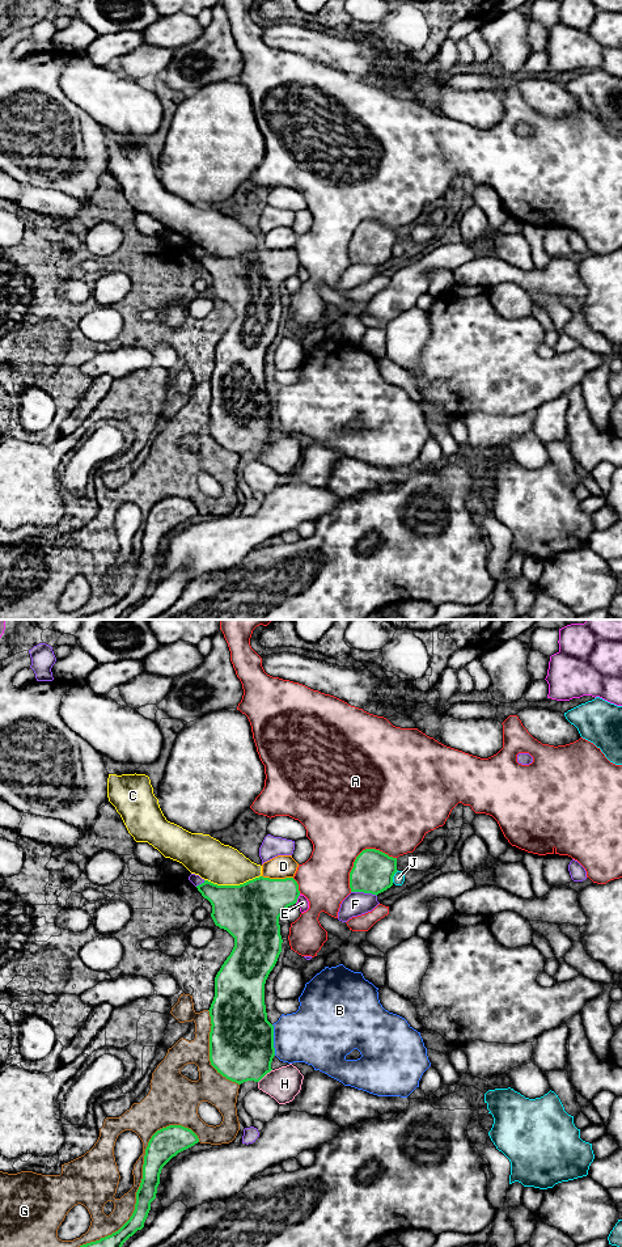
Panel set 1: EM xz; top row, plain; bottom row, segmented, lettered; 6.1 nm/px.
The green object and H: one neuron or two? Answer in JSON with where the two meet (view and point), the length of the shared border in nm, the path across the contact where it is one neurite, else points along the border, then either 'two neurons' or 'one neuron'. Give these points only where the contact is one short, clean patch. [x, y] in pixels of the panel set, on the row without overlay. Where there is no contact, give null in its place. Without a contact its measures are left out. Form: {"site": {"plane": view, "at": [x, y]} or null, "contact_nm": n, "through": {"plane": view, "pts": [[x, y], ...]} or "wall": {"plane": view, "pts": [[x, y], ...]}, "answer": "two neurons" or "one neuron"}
{"site": {"plane": "xz", "at": [265, 446]}, "contact_nm": 120, "through": {"plane": "xz", "pts": [[241, 413], [265, 446], [273, 453], [284, 455]]}, "answer": "one neuron"}

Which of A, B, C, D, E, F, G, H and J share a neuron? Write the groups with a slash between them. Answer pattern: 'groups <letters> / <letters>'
groups A / B / C / D / E / F / G / H / J

